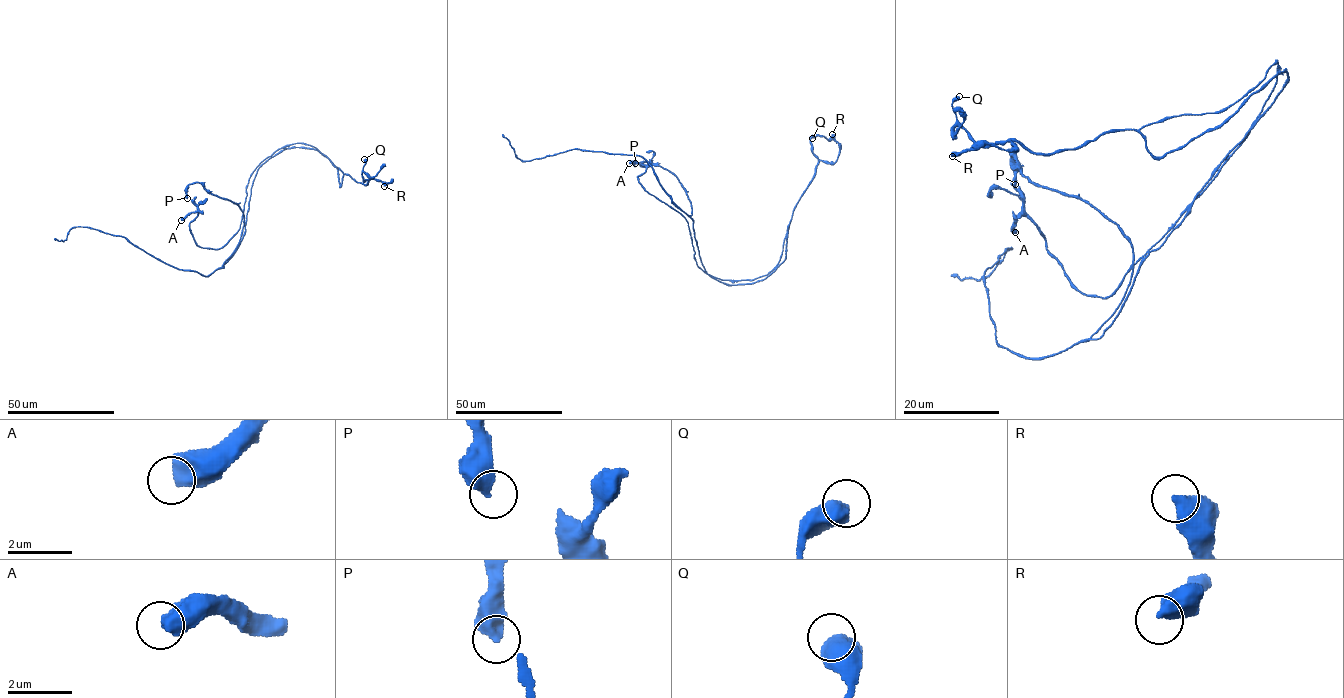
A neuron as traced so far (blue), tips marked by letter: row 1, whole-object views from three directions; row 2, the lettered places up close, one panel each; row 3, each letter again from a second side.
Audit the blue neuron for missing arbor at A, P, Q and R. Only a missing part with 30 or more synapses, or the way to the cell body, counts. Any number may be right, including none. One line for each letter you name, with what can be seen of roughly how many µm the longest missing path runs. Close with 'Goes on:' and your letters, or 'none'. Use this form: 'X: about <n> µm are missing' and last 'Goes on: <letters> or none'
Goes on: none

